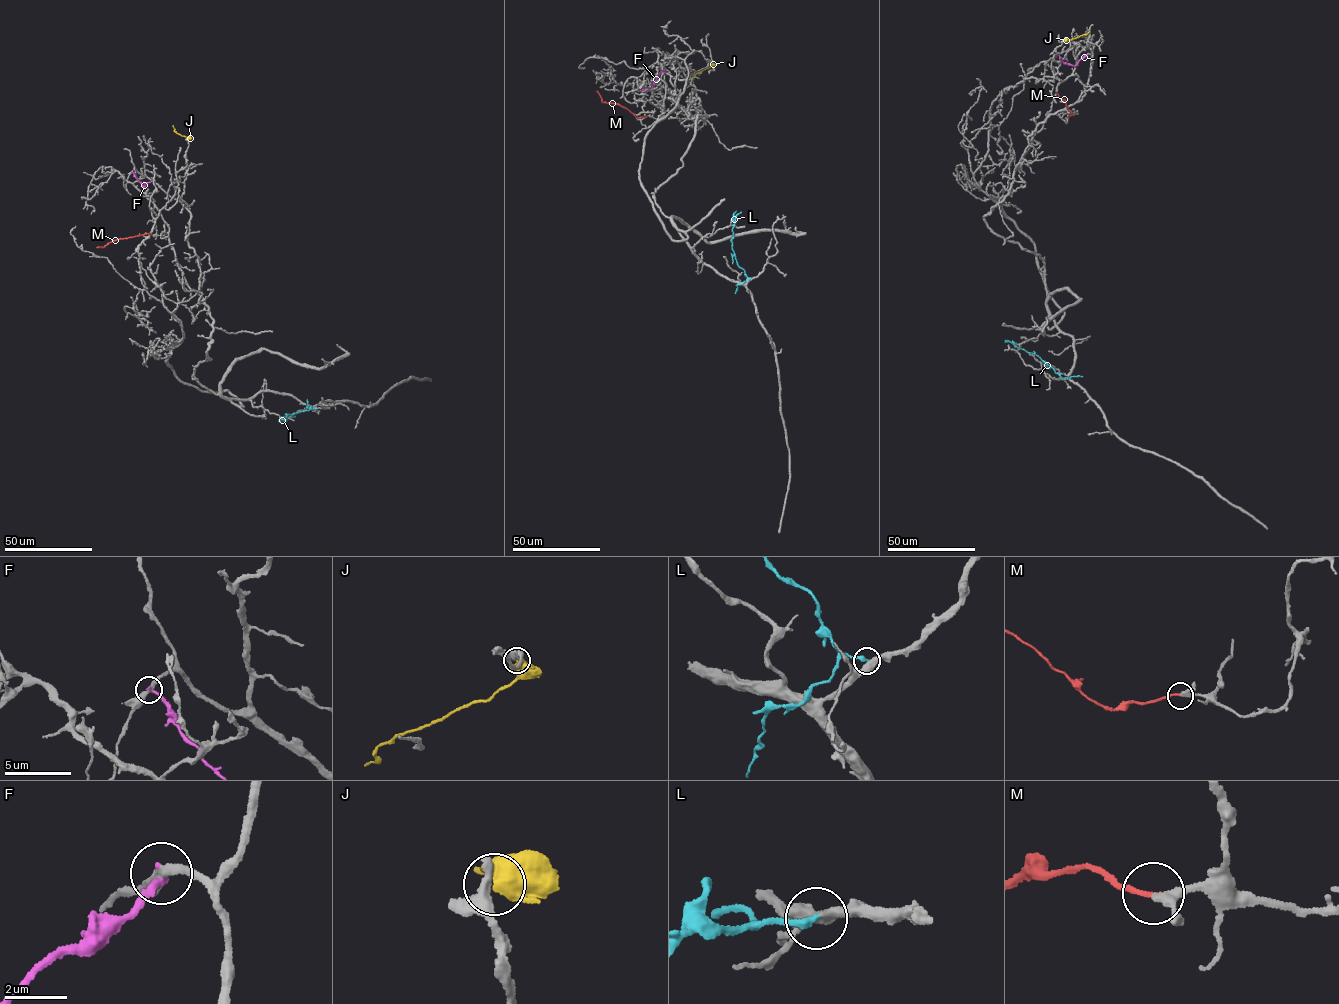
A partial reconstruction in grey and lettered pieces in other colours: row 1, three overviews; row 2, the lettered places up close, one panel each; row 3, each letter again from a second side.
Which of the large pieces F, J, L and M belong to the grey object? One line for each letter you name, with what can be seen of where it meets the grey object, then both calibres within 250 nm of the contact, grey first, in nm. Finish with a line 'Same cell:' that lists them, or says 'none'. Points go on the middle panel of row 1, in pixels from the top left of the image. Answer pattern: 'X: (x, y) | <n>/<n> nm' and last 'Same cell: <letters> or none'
M: (648, 116) | 240/150 nm
Same cell: M

